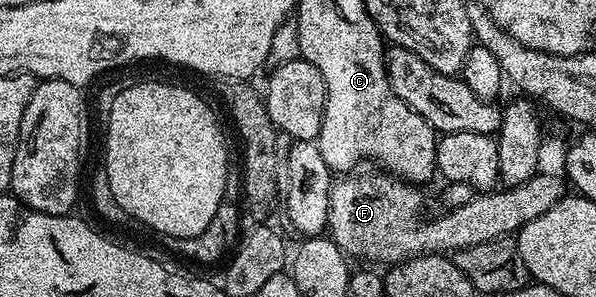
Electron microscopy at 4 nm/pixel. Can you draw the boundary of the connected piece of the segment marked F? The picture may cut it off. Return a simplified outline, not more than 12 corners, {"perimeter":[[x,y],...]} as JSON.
{"perimeter":[[385,170],[334,179],[328,235],[392,266],[516,233],[567,195],[538,171],[425,217]]}

